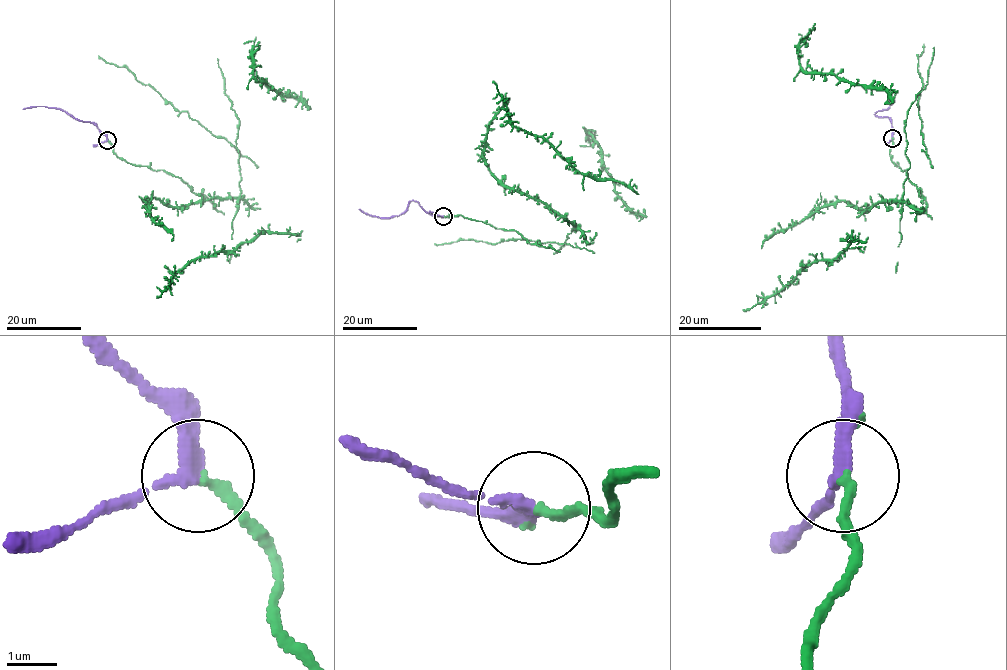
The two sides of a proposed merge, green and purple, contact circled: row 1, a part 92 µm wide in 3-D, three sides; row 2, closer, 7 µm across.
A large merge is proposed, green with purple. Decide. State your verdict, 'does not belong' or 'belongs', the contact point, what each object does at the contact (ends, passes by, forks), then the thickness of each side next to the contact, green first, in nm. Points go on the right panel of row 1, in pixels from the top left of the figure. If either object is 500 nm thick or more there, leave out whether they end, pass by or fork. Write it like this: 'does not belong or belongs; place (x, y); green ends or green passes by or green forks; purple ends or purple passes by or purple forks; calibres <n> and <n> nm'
belongs; place (892, 138); green ends; purple passes by; calibres 200 and 240 nm

